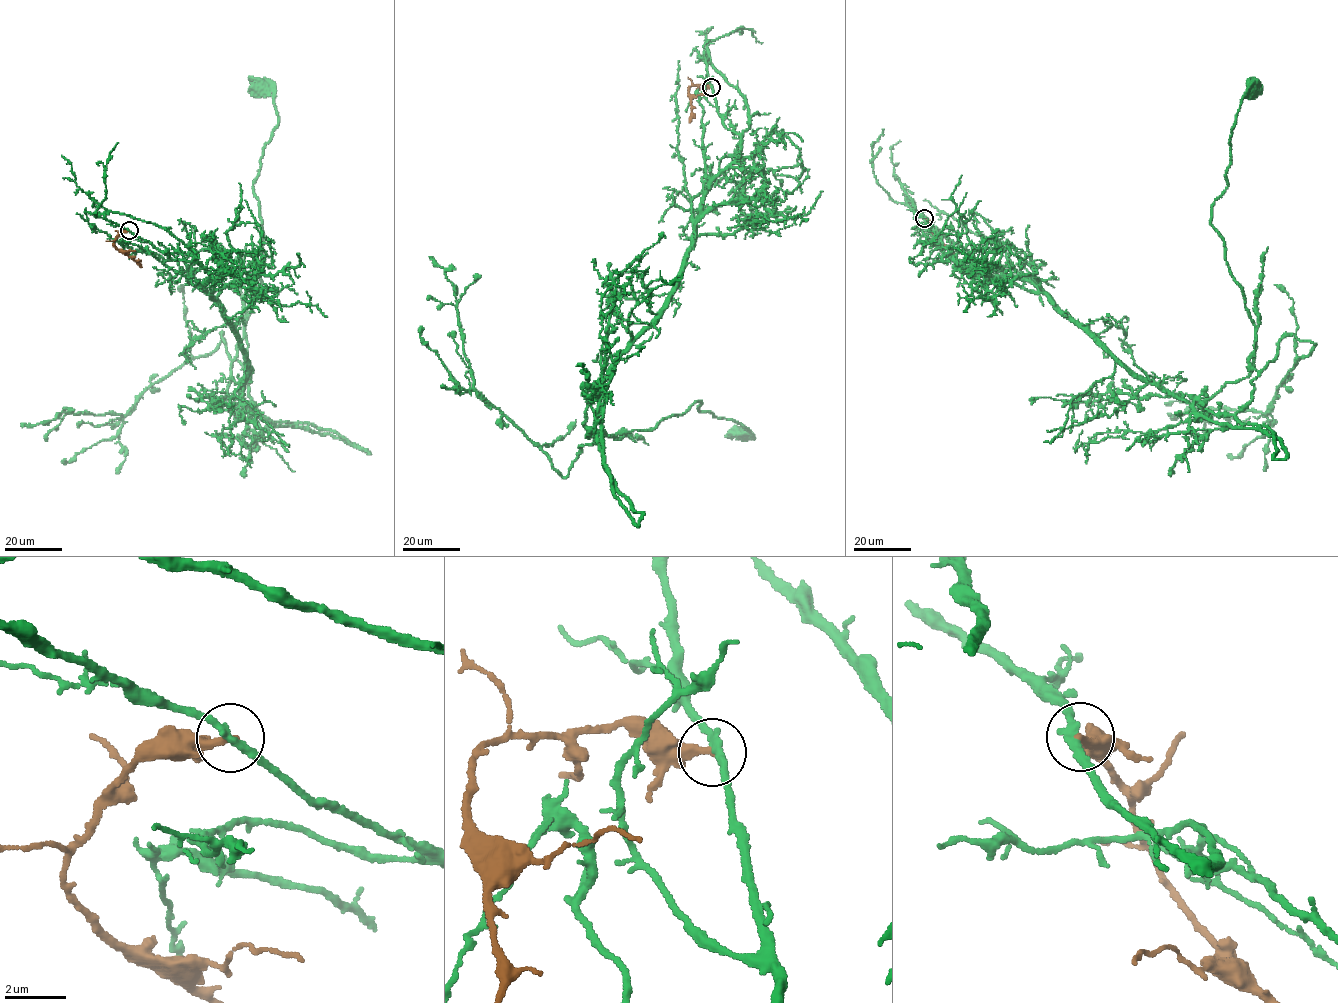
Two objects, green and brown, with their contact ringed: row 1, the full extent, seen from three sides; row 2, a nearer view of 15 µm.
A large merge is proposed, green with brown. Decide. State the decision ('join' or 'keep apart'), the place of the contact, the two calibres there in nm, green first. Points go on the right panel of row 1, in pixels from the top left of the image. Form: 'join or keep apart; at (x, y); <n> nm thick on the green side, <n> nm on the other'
keep apart; at (924, 218); 280 nm thick on the green side, 300 nm on the other

